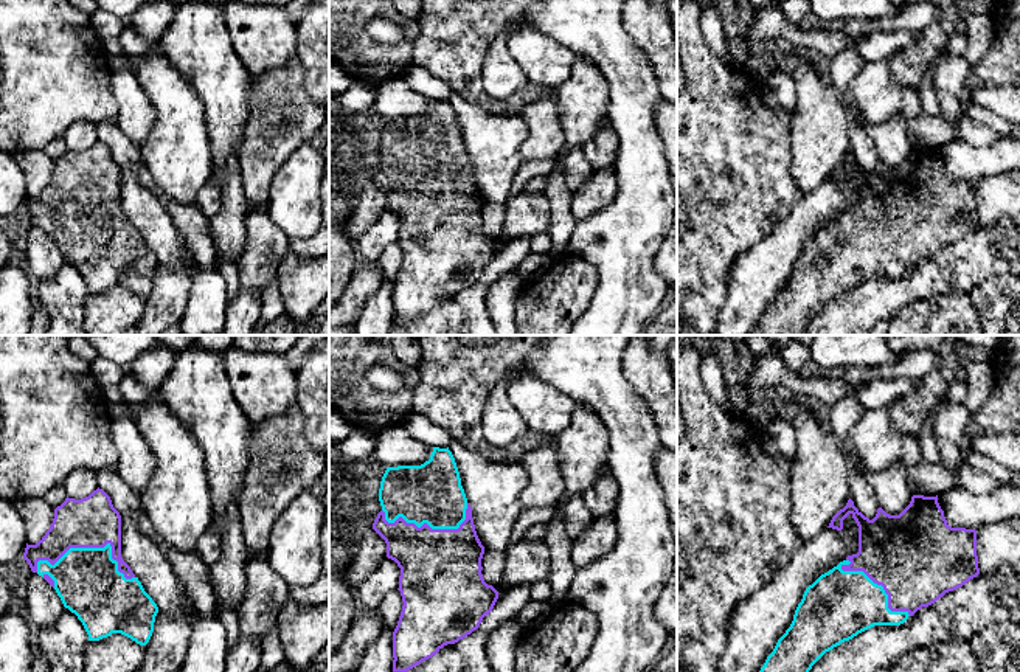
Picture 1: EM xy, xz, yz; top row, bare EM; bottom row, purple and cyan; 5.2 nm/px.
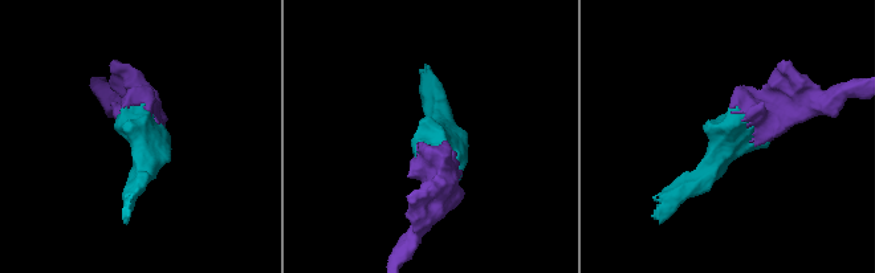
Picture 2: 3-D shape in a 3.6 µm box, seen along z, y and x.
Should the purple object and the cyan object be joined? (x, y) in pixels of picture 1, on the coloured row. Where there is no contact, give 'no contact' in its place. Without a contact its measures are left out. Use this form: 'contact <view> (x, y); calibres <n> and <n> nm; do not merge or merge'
contact xy (89, 547); calibres 260 and 340 nm; merge

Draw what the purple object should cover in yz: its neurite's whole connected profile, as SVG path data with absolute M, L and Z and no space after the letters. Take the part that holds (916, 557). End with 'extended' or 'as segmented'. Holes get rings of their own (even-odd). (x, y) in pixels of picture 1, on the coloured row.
M913 495L899 515L879 507L873 520L849 498L827 528L841 531L849 514L859 526L859 552L848 556L806 588L790 627L759 672L809 672L826 652L841 643L874 625L900 625L922 607L980 574L977 531L949 526L938 495Z | extended

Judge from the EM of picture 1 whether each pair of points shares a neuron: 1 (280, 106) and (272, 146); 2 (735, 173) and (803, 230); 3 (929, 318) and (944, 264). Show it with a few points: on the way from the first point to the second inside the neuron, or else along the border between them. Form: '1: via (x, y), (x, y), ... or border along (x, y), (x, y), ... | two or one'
1: via (280, 115), (272, 137) | one
2: border along (804, 196), (759, 239) | two
3: border along (967, 292), (936, 292), (902, 308) | two

